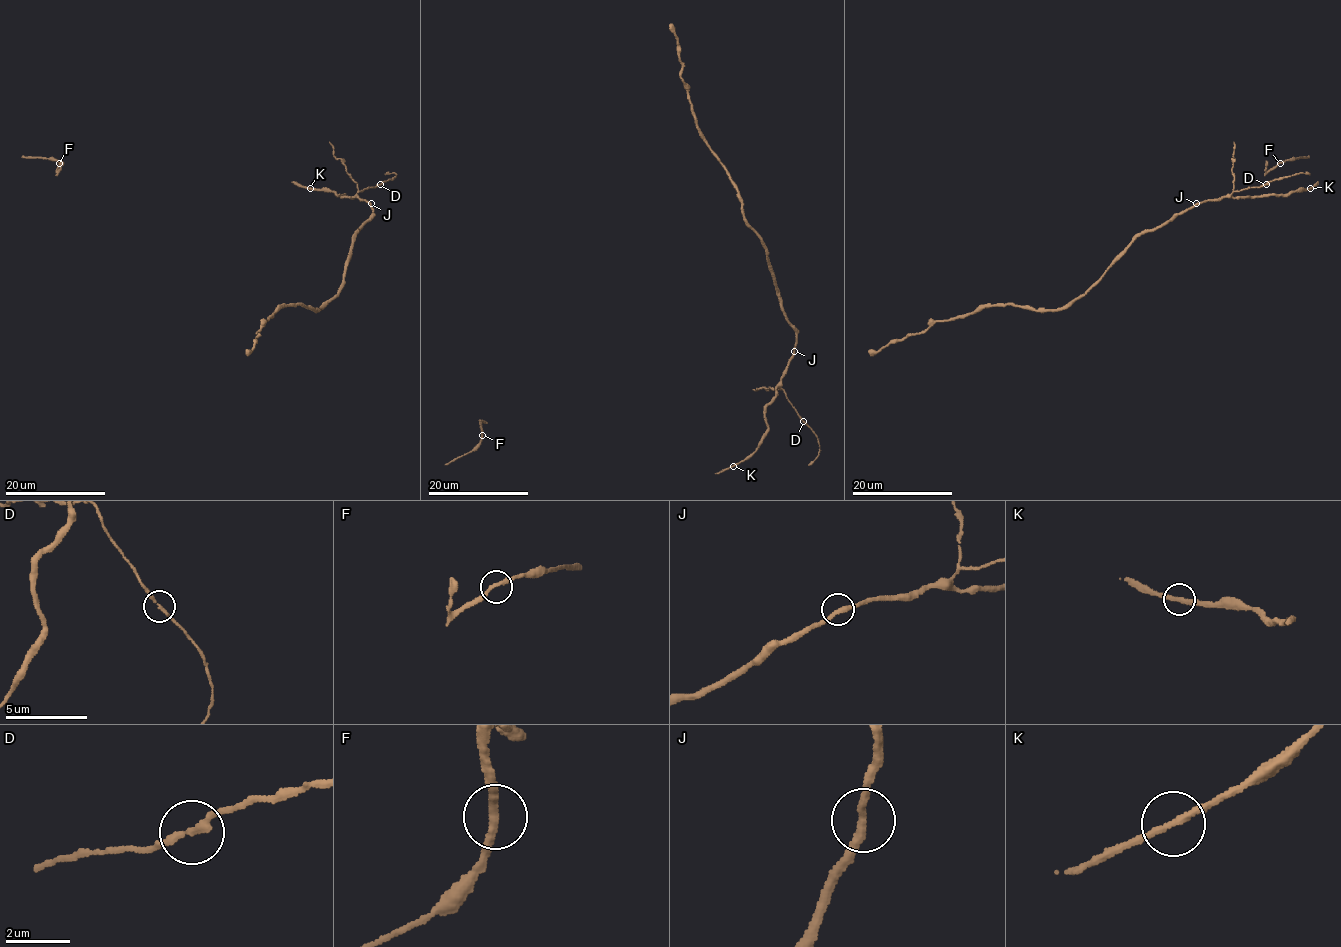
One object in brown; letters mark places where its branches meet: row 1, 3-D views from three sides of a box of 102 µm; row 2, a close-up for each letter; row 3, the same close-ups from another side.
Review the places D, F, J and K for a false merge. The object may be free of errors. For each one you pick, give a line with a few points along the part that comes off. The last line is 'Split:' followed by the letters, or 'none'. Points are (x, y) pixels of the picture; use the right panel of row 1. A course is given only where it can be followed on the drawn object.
Split: none

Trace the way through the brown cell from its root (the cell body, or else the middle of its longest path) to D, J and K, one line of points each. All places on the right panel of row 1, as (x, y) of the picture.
D: (1215, 198), (1266, 185)
J: (1215, 198), (1196, 203)
K: (1215, 198), (1290, 195), (1310, 188)

